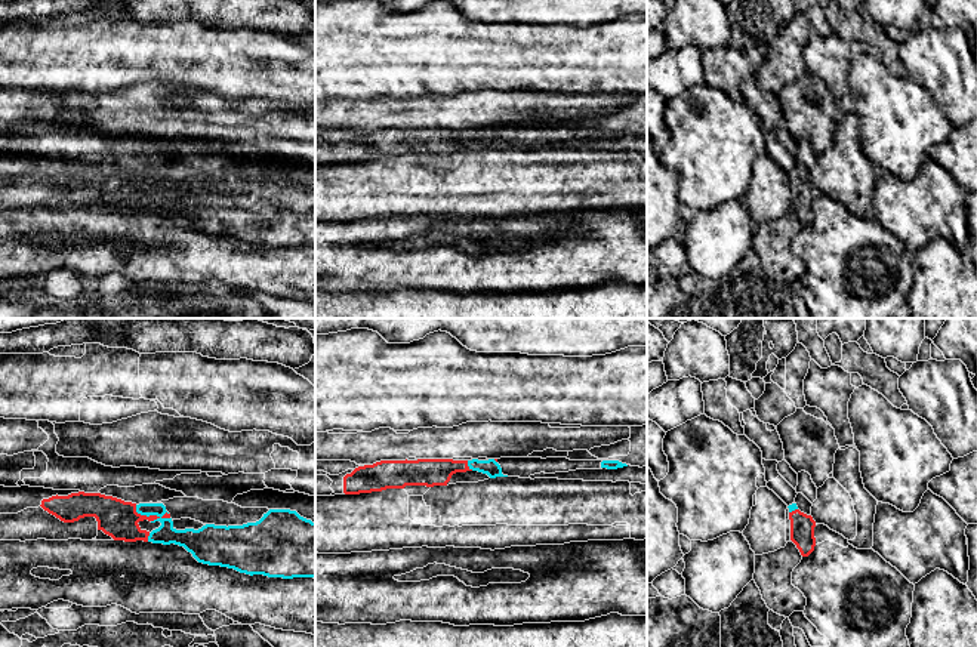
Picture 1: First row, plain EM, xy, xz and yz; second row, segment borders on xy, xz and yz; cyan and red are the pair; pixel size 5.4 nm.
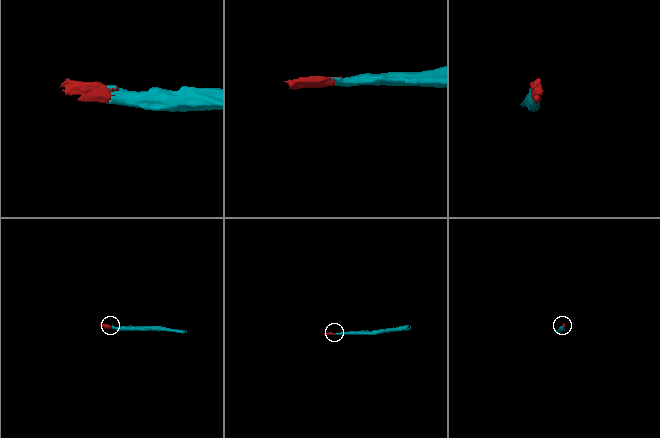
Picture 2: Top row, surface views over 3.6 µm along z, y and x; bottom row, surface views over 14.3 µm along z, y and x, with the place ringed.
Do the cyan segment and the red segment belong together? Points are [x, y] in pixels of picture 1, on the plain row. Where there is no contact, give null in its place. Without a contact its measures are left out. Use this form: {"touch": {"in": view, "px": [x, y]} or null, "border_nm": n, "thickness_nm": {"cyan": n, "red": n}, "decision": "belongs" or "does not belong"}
{"touch": {"in": "xy", "px": [150, 182]}, "border_nm": 200, "thickness_nm": {"cyan": 110, "red": 200}, "decision": "belongs"}

